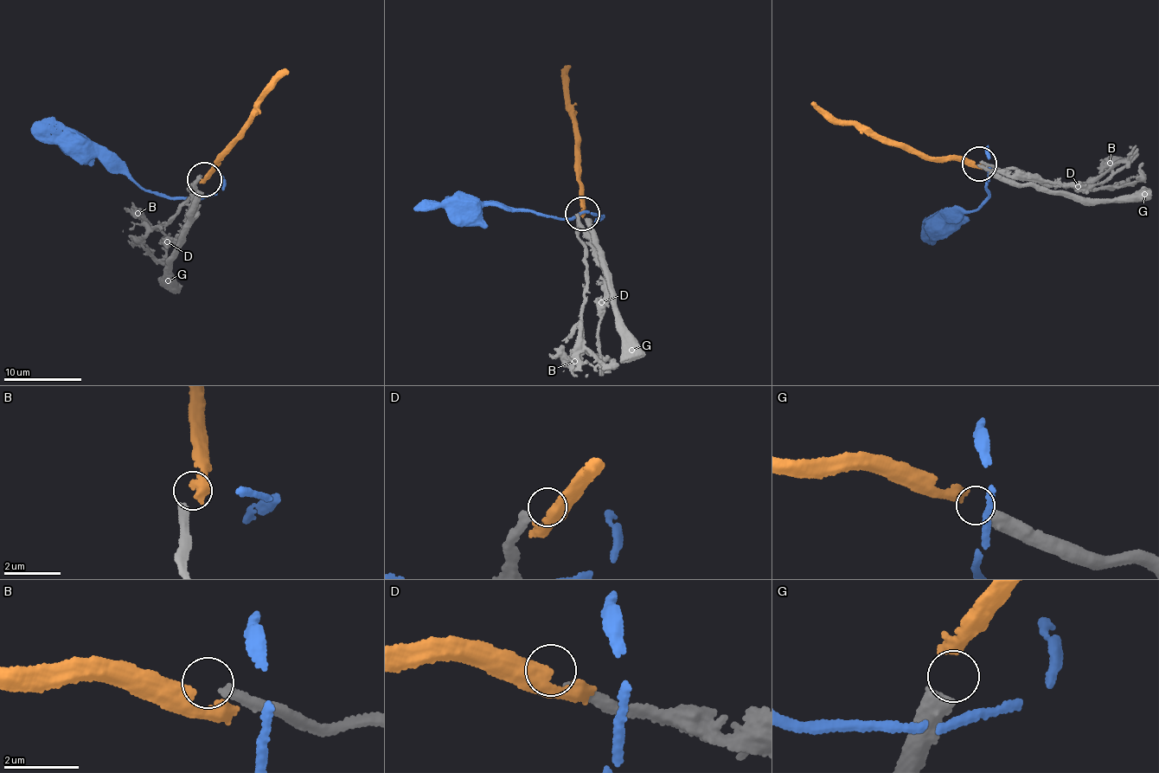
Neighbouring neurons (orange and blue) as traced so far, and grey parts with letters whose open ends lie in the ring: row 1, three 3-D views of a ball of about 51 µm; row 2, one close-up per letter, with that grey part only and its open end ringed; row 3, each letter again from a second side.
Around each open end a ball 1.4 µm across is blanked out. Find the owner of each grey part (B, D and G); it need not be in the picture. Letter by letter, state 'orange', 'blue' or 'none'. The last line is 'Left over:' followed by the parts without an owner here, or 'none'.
B: none
D: none
G: none
Left over: B, D, G

